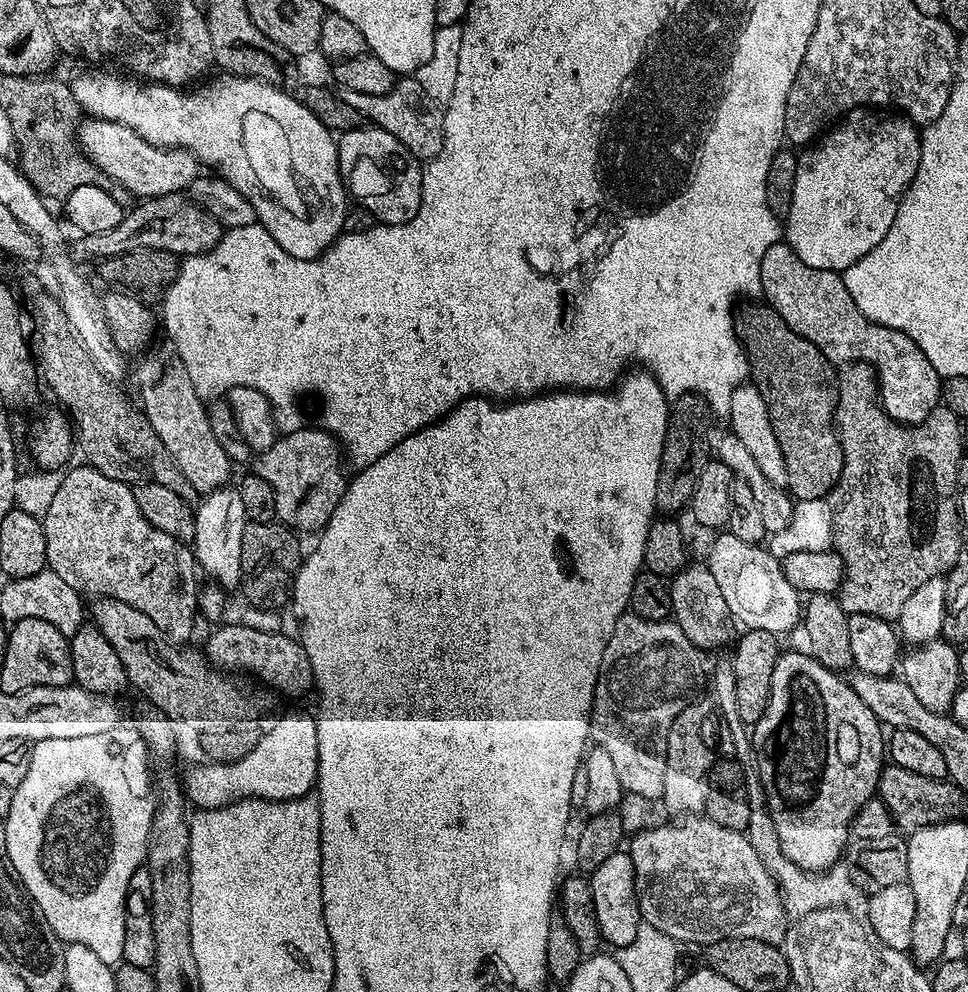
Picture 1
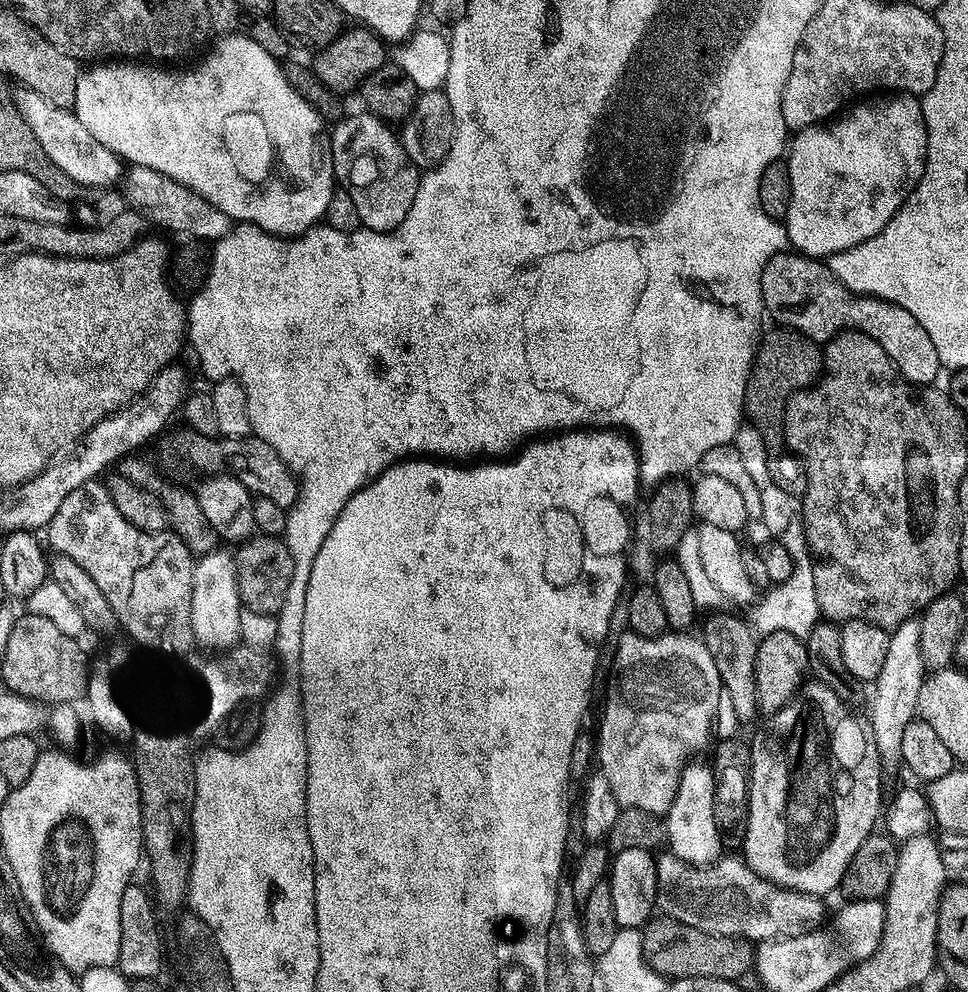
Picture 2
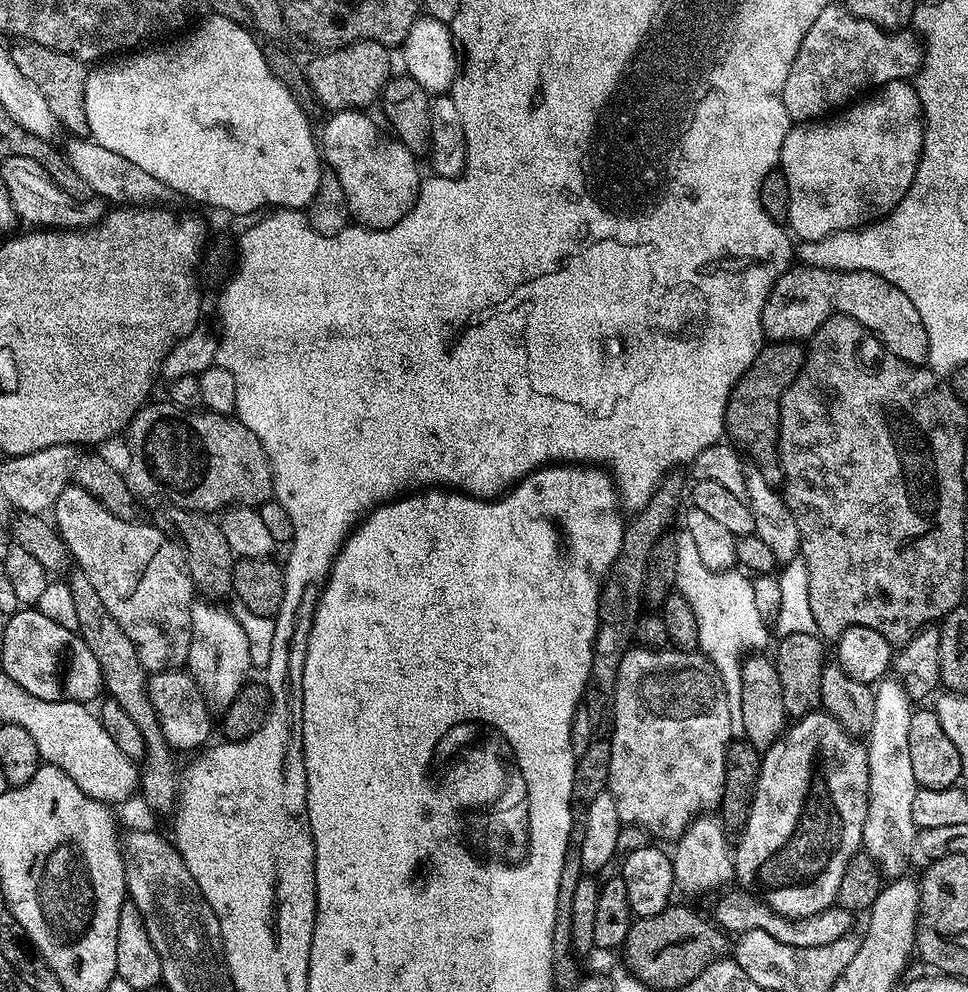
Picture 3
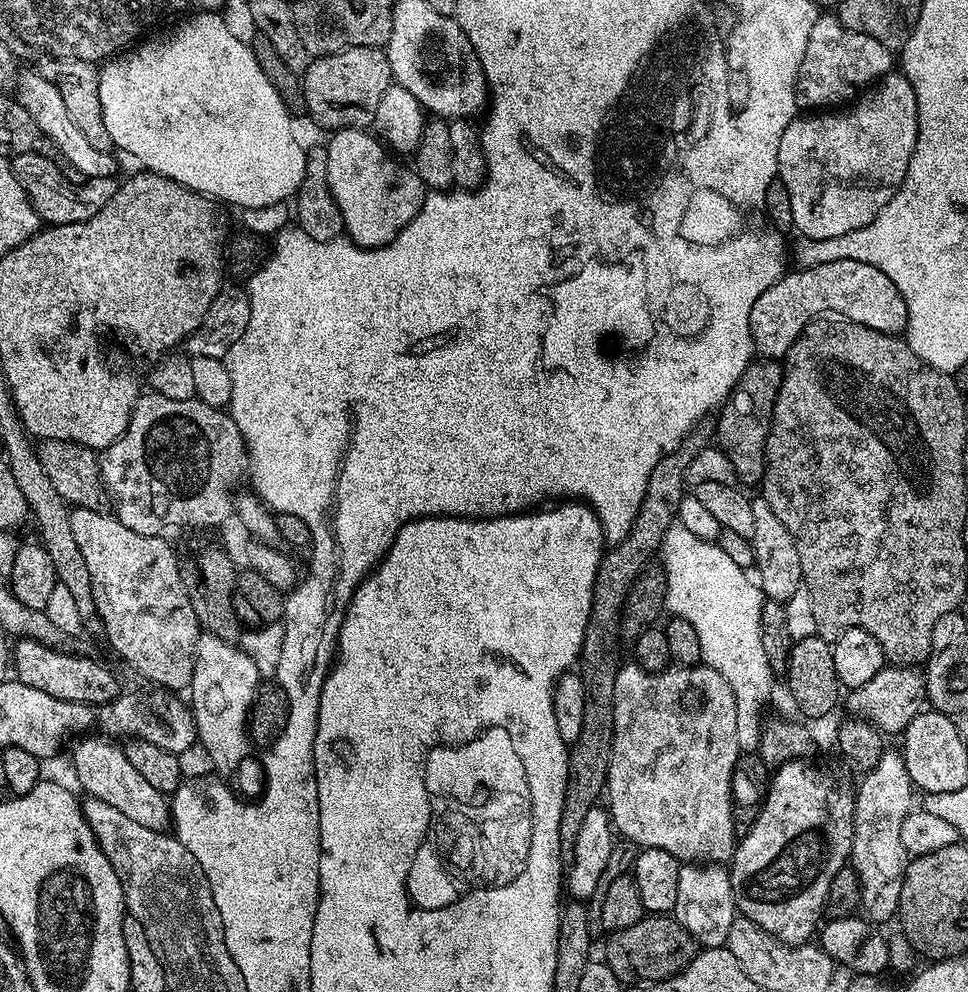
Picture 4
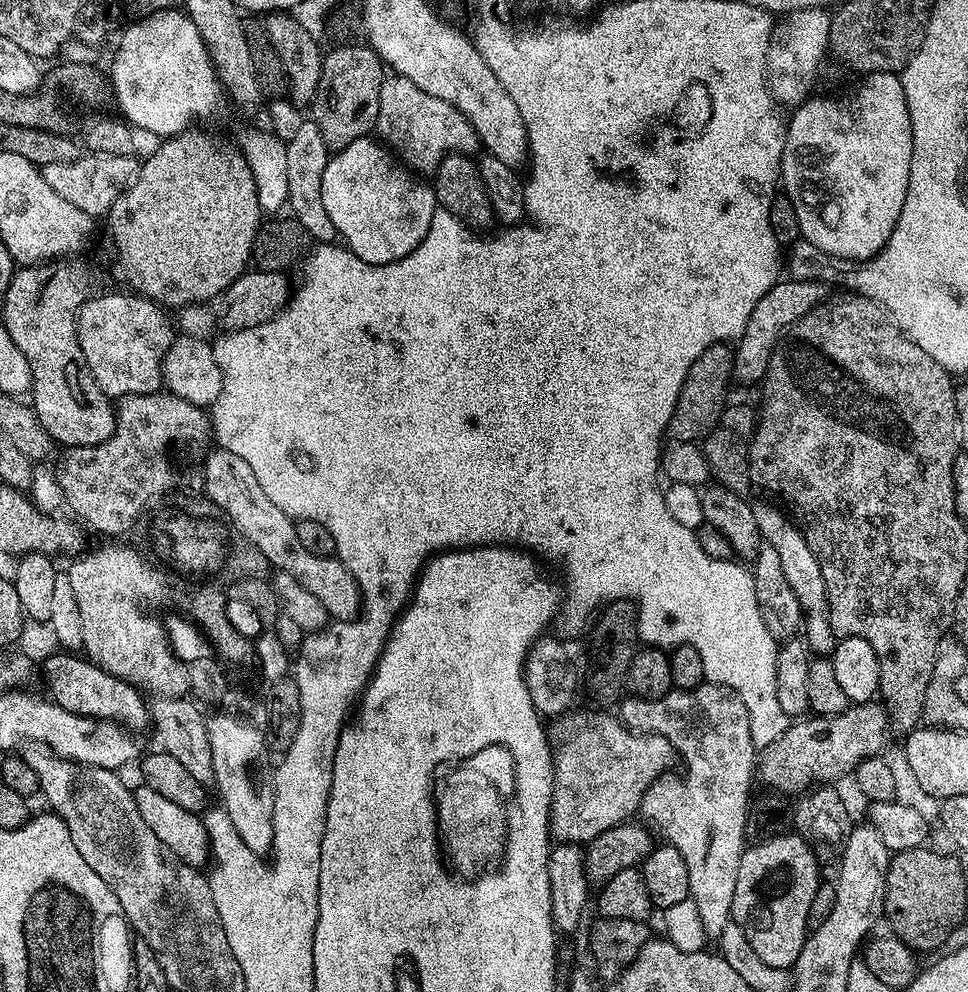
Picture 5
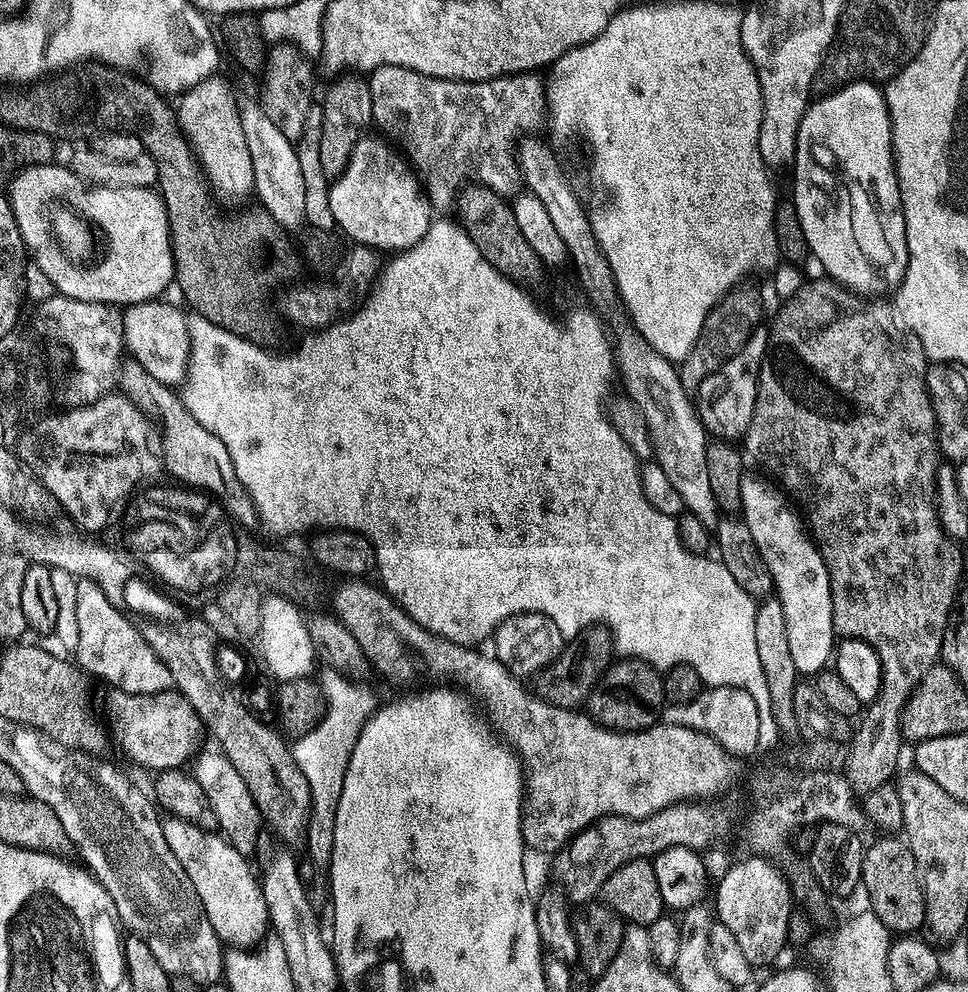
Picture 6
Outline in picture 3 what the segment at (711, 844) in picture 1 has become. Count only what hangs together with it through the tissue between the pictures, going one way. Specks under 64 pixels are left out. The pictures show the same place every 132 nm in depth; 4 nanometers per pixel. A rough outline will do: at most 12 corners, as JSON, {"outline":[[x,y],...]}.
{"outline":[[725,891],[725,933],[762,930],[786,946],[826,946],[853,931],[839,906],[793,918],[755,892]]}

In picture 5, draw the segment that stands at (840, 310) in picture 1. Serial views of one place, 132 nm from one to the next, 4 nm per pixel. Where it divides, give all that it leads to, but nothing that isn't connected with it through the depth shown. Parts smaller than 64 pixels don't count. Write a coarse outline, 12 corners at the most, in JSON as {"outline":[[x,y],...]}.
{"outline":[[784,278],[734,344],[734,376],[763,381],[781,335],[824,303],[820,280]]}

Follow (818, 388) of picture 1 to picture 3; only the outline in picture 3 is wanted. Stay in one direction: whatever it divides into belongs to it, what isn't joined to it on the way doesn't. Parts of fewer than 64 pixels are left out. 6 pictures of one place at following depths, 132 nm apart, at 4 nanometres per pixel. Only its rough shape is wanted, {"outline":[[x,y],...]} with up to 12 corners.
{"outline":[[765,343],[732,387],[724,427],[779,489],[782,394],[805,345]]}

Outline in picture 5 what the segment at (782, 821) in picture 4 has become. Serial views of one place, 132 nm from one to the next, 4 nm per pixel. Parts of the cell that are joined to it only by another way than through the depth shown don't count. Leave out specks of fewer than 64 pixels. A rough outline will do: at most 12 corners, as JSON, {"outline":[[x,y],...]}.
{"outline":[[803,835],[745,847],[731,919],[791,969],[822,881]]}

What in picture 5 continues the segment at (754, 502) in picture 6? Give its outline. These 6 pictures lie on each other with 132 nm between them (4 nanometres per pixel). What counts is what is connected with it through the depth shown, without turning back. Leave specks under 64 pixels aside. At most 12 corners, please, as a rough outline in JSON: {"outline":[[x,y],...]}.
{"outline":[[753,505],[761,539],[778,553],[804,617],[809,649],[827,655],[821,567],[781,508]]}

